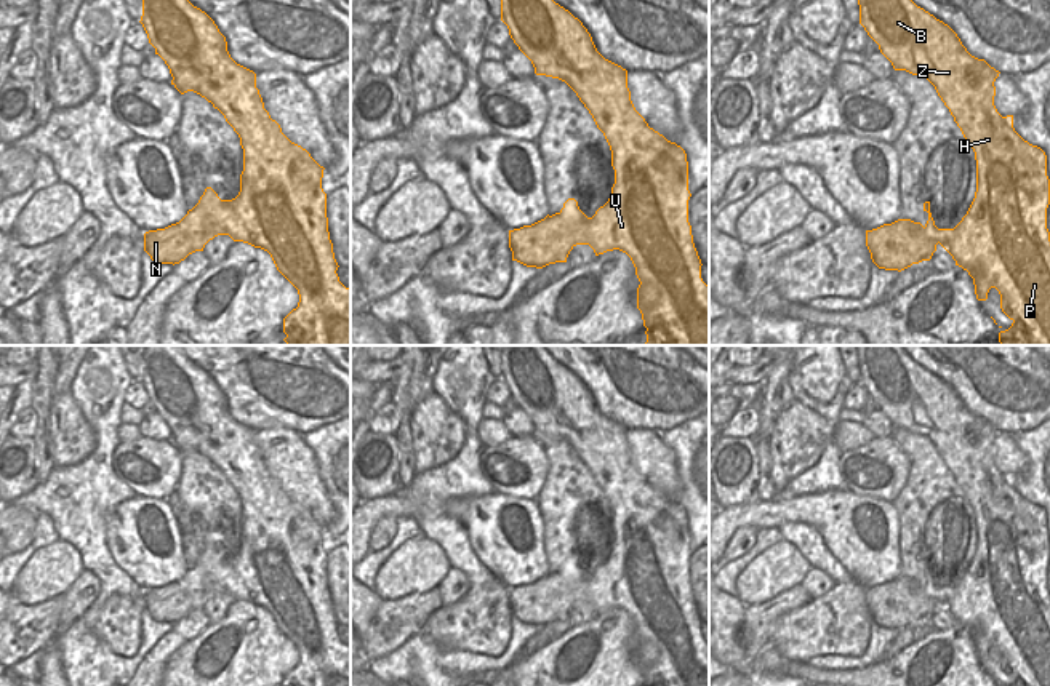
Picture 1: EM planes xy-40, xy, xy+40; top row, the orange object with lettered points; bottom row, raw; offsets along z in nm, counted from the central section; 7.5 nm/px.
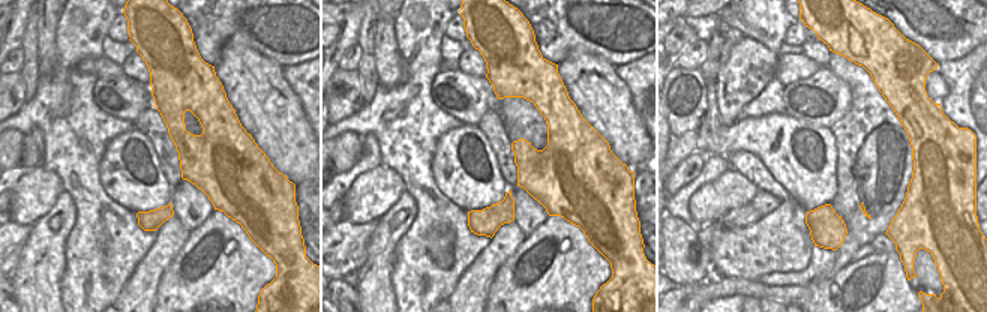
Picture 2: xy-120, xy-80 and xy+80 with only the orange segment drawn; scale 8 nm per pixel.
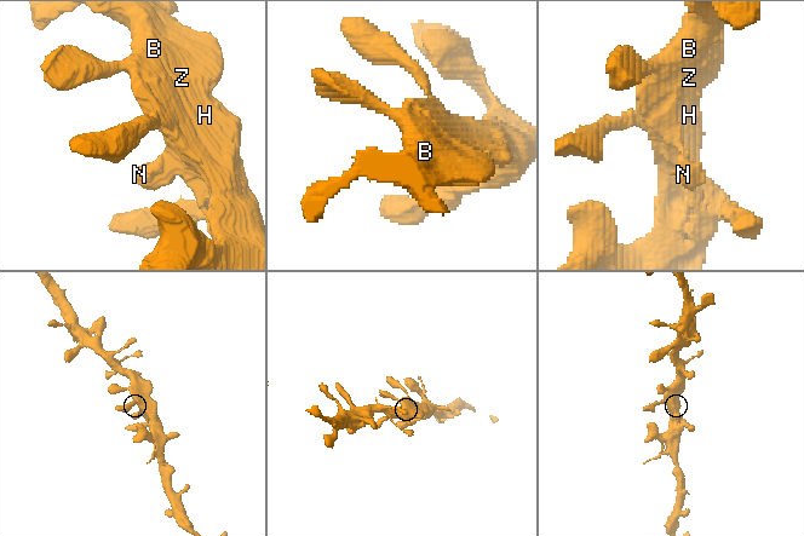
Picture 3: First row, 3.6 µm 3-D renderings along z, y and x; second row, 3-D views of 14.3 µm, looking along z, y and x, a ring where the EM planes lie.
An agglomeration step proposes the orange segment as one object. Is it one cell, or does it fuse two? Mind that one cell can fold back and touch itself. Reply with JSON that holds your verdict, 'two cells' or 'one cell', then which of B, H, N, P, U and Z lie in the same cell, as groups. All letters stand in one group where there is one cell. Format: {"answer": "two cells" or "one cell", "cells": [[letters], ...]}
{"answer": "one cell", "cells": [["B", "H", "N", "P", "U", "Z"]]}

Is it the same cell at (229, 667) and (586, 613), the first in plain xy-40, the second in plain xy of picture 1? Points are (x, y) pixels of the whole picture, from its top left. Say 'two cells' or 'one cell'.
two cells

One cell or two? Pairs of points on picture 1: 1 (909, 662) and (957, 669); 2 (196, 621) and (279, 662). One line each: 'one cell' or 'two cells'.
1: one cell
2: two cells

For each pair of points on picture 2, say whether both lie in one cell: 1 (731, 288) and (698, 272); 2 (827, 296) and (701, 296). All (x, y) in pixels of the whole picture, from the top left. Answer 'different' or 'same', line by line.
1: different
2: same

